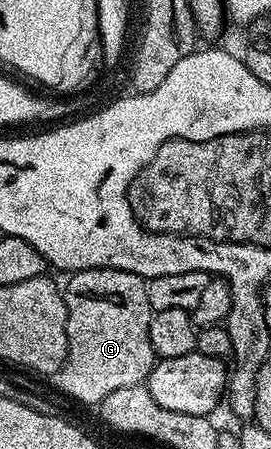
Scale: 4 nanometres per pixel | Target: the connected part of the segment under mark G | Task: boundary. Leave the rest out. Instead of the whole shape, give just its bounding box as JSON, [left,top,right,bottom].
[56,269,154,406]

